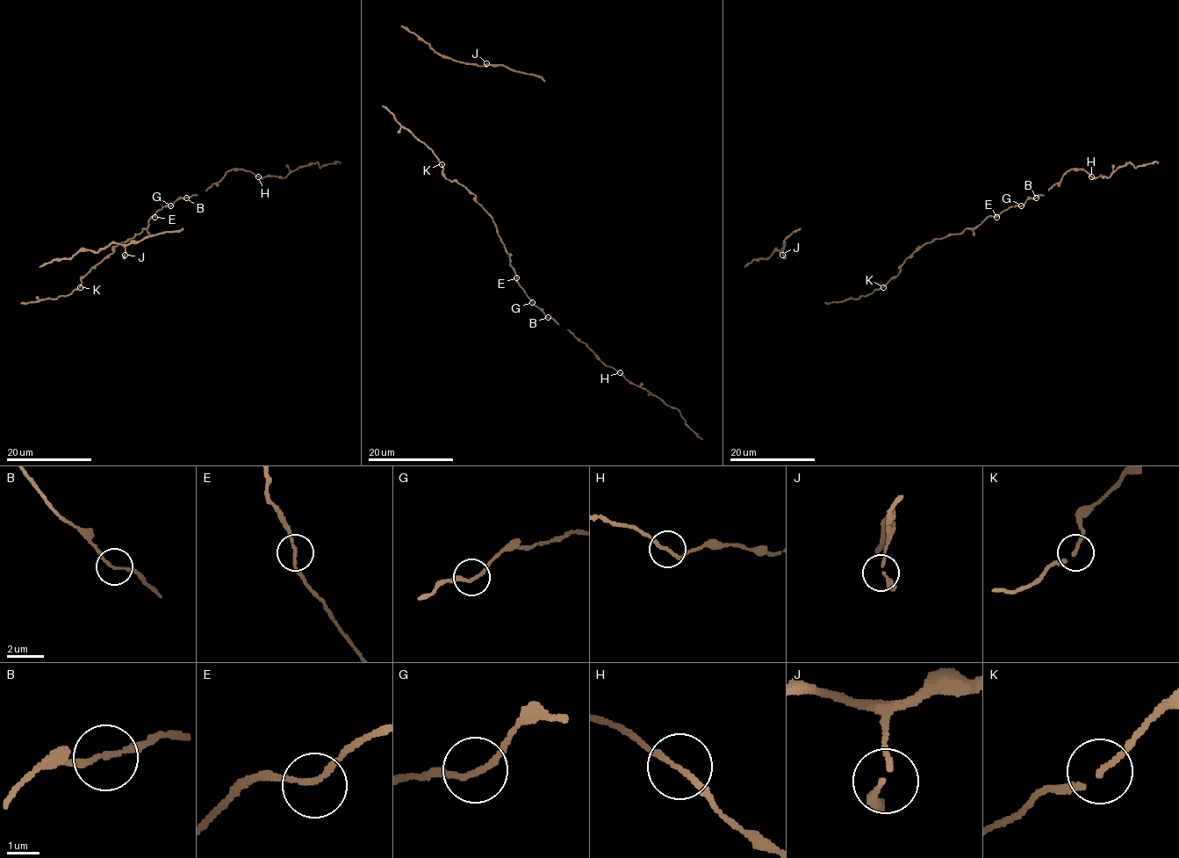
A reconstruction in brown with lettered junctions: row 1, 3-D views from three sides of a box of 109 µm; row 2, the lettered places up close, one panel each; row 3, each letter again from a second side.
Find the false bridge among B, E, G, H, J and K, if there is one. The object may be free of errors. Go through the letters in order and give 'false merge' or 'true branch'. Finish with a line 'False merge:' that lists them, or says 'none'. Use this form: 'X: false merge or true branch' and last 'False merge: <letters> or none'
B: true branch
E: true branch
G: true branch
H: false merge
J: true branch
K: true branch
False merge: H

